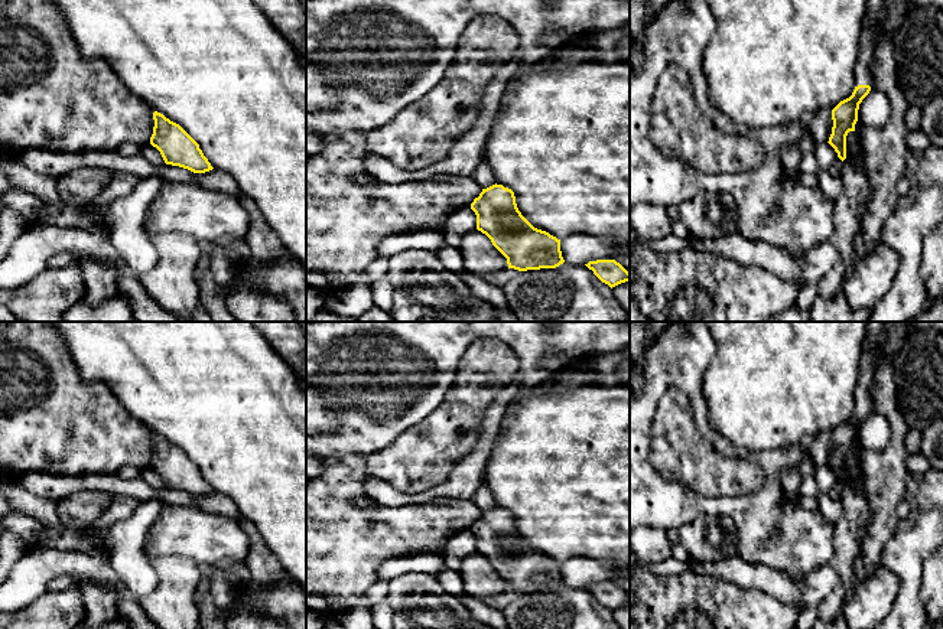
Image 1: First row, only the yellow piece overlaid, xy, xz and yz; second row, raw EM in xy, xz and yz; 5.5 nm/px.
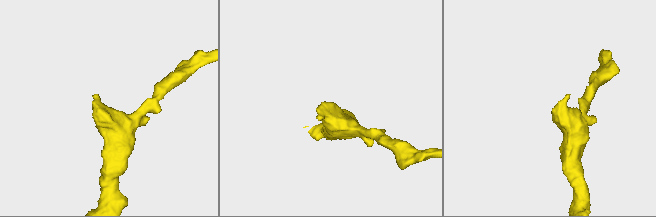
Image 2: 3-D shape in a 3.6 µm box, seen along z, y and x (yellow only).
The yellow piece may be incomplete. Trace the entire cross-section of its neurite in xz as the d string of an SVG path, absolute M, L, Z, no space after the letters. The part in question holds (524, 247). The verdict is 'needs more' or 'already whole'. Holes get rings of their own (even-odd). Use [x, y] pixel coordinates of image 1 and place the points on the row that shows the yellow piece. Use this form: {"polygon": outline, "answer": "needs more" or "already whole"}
{"polygon": "M497 183L482 189L471 209L477 215L477 229L507 258L508 268L556 268L565 263L560 239L534 228L521 215L511 189Z", "answer": "already whole"}

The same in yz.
{"polygon": "M864 23L861 38L859 38L859 52L855 65L855 89L852 95L840 101L832 110L832 134L829 137L829 144L838 153L838 157L843 162L846 159L846 136L849 131L855 131L855 124L858 121L858 110L862 100L869 94L872 85L872 62L874 56L874 39L877 30L866 23Z", "answer": "needs more"}

